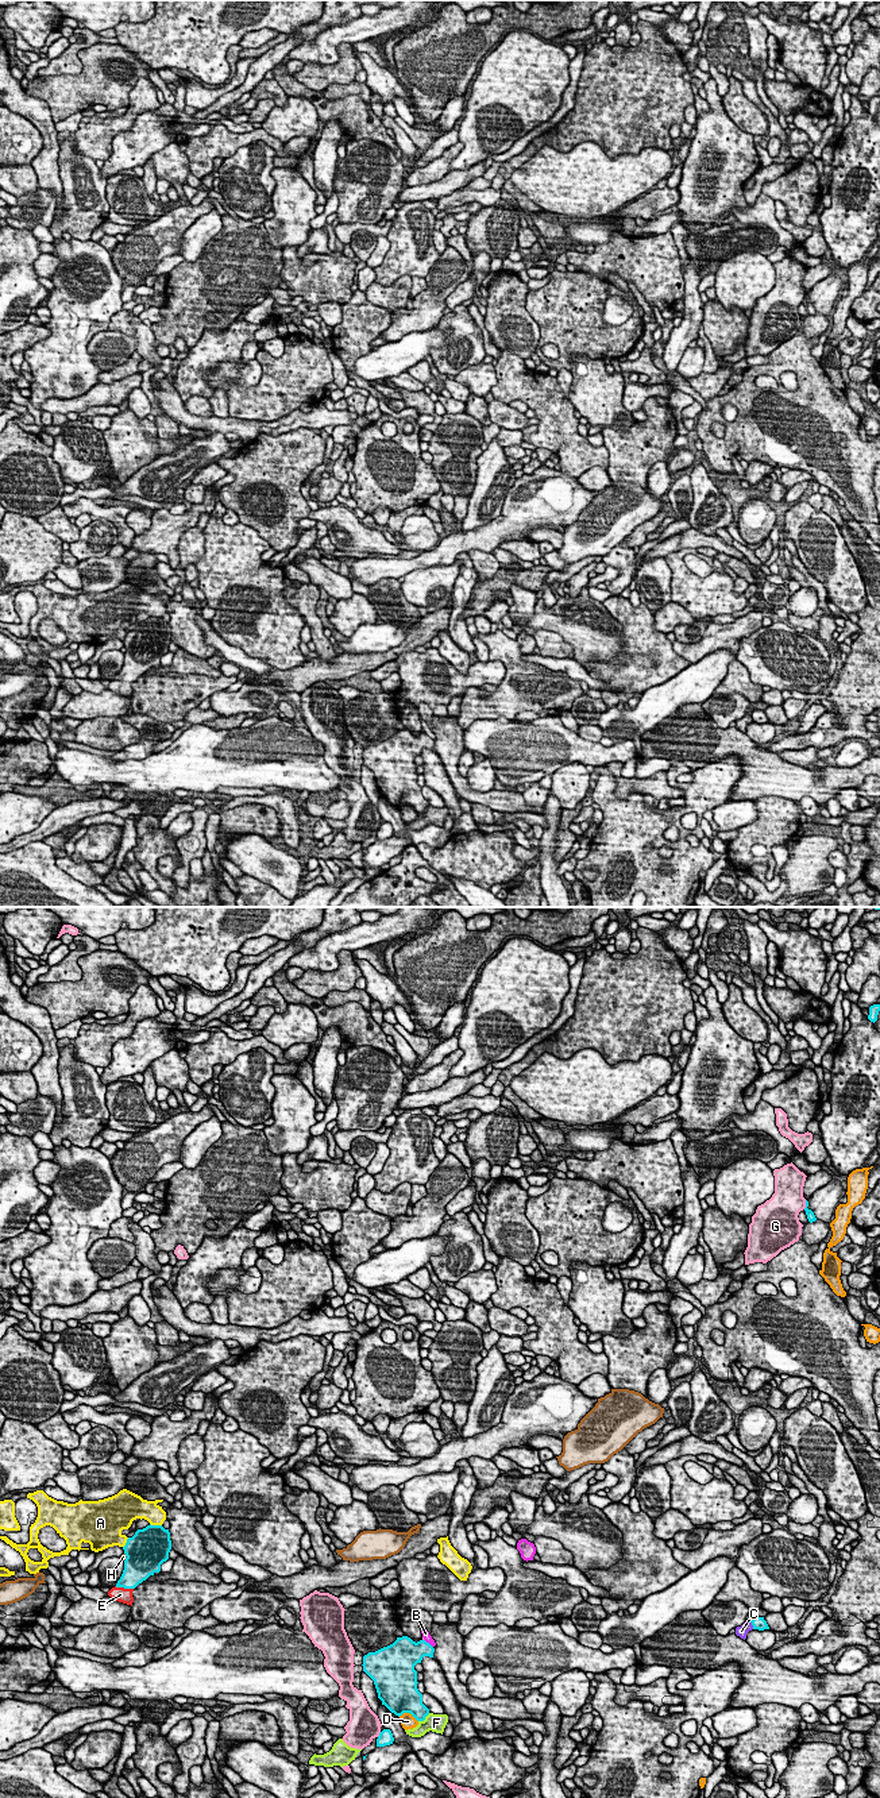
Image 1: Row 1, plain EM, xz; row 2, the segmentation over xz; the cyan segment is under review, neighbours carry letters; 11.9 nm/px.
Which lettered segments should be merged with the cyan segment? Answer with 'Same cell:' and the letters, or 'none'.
Same cell: E

